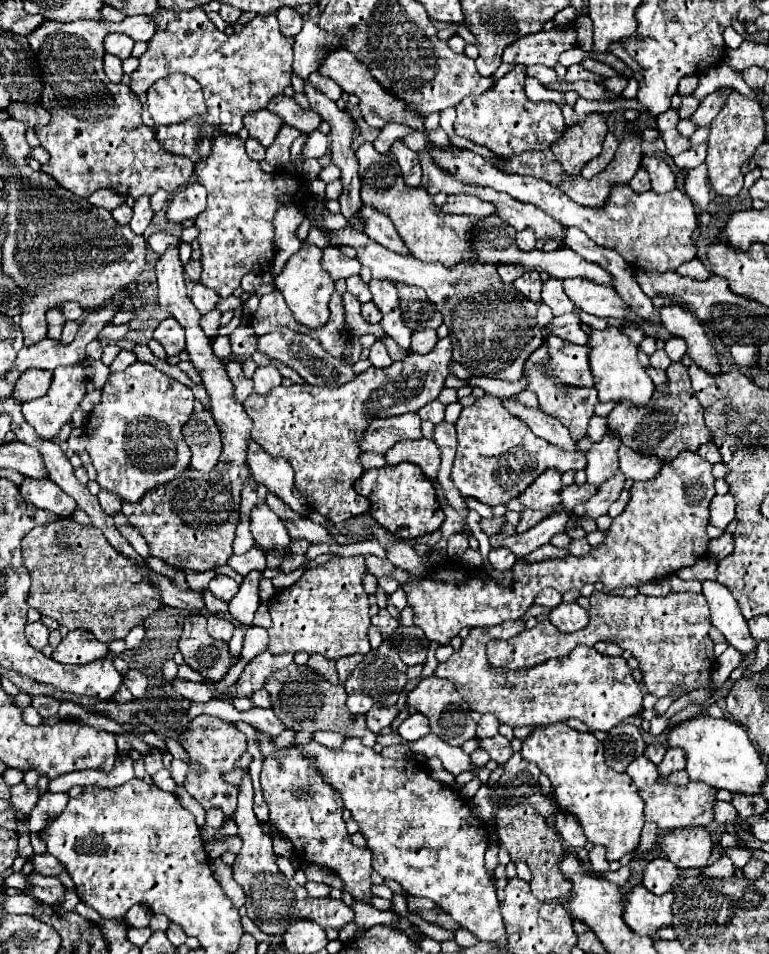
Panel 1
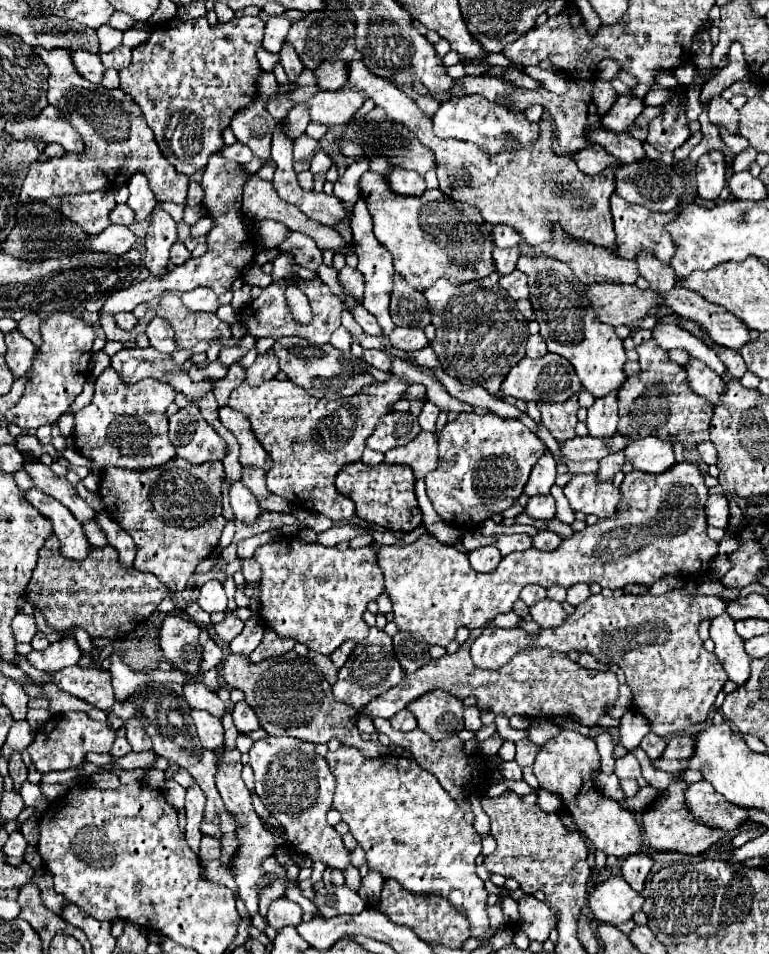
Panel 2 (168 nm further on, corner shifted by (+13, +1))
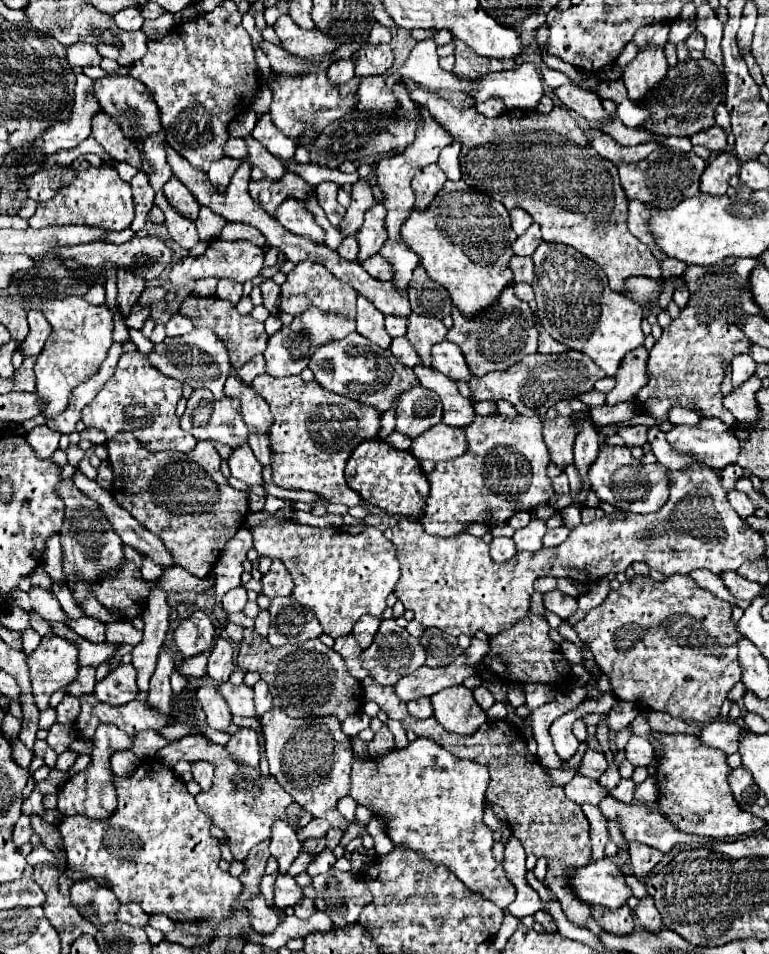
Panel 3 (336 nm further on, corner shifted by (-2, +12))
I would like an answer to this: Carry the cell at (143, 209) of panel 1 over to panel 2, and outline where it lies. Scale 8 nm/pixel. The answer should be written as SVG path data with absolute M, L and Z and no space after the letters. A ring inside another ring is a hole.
M134 173L128 179L128 189L130 189L128 207L136 213L136 221L144 221L146 217L150 217L150 213L156 205L154 193L148 187L148 179L144 177L144 173Z

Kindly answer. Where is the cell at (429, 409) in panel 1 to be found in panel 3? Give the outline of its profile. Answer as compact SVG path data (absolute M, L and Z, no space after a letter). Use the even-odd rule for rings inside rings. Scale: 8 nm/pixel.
M415 366L413 371L419 380L421 386L435 390L441 398L443 404L443 422L449 426L465 426L467 422L471 422L471 418L475 416L473 412L473 402L465 400L459 390L457 384L451 382L445 374L439 374L437 370L425 368L425 366Z

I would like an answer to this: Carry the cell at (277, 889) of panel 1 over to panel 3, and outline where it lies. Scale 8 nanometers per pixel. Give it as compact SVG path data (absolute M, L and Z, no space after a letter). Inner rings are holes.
M241 728L237 734L231 736L225 748L235 764L249 768L259 766L259 744L257 744L257 732L253 728Z

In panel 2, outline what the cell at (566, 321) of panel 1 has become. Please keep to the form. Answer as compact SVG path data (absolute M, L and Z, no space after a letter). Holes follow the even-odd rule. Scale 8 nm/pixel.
M530 335L528 337L528 349L526 349L528 357L536 359L536 357L542 357L544 355L544 341L540 341L540 335Z

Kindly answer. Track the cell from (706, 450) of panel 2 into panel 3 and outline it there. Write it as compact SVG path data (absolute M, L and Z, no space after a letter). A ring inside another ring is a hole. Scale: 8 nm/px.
M703 418L699 426L675 426L667 432L667 440L673 446L673 450L693 456L701 464L707 464L715 470L723 470L727 464L733 464L739 454L739 440L735 436L735 430L719 422L717 418Z

